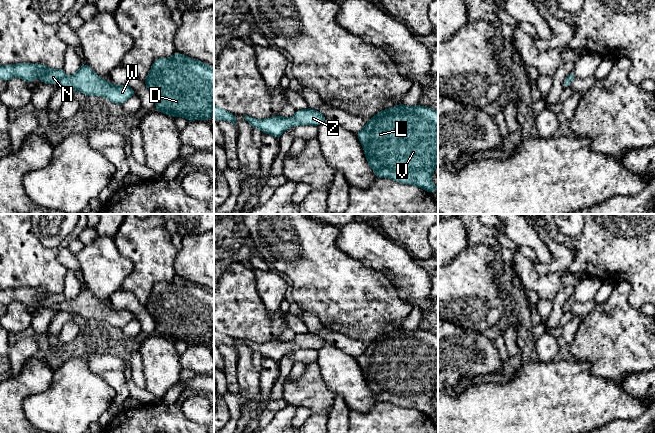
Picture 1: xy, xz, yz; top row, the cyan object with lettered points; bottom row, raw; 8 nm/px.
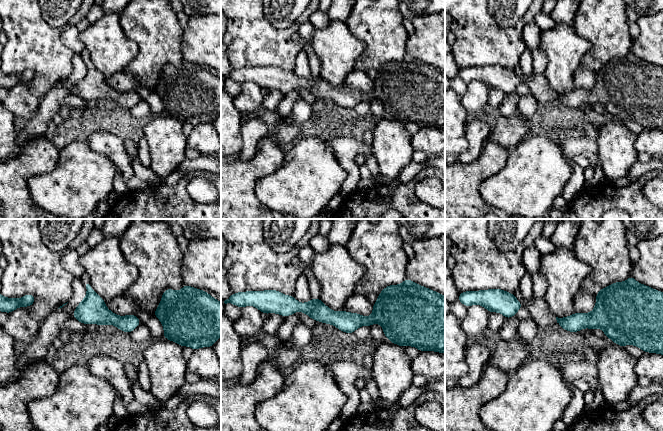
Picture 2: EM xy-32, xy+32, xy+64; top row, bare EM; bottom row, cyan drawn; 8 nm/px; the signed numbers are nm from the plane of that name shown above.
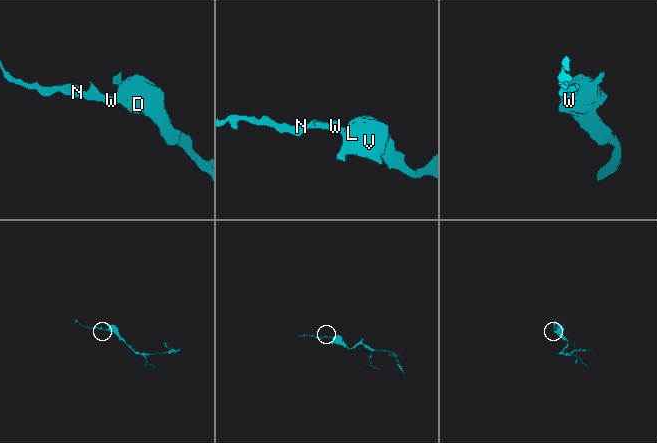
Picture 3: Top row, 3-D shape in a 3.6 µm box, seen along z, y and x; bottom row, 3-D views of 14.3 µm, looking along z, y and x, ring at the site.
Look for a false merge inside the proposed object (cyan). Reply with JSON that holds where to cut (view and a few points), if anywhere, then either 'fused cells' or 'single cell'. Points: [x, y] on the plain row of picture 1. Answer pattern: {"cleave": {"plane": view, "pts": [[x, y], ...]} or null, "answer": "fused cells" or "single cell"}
{"cleave": null, "answer": "single cell"}

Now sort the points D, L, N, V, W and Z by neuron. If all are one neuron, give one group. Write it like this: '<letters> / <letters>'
D L N V W Z

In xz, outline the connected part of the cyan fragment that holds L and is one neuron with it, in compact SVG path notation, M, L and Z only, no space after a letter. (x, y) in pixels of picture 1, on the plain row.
M398 328L378 336L356 359L376 402L390 402L429 417L438 413L430 403L438 389L438 336L432 332Z

